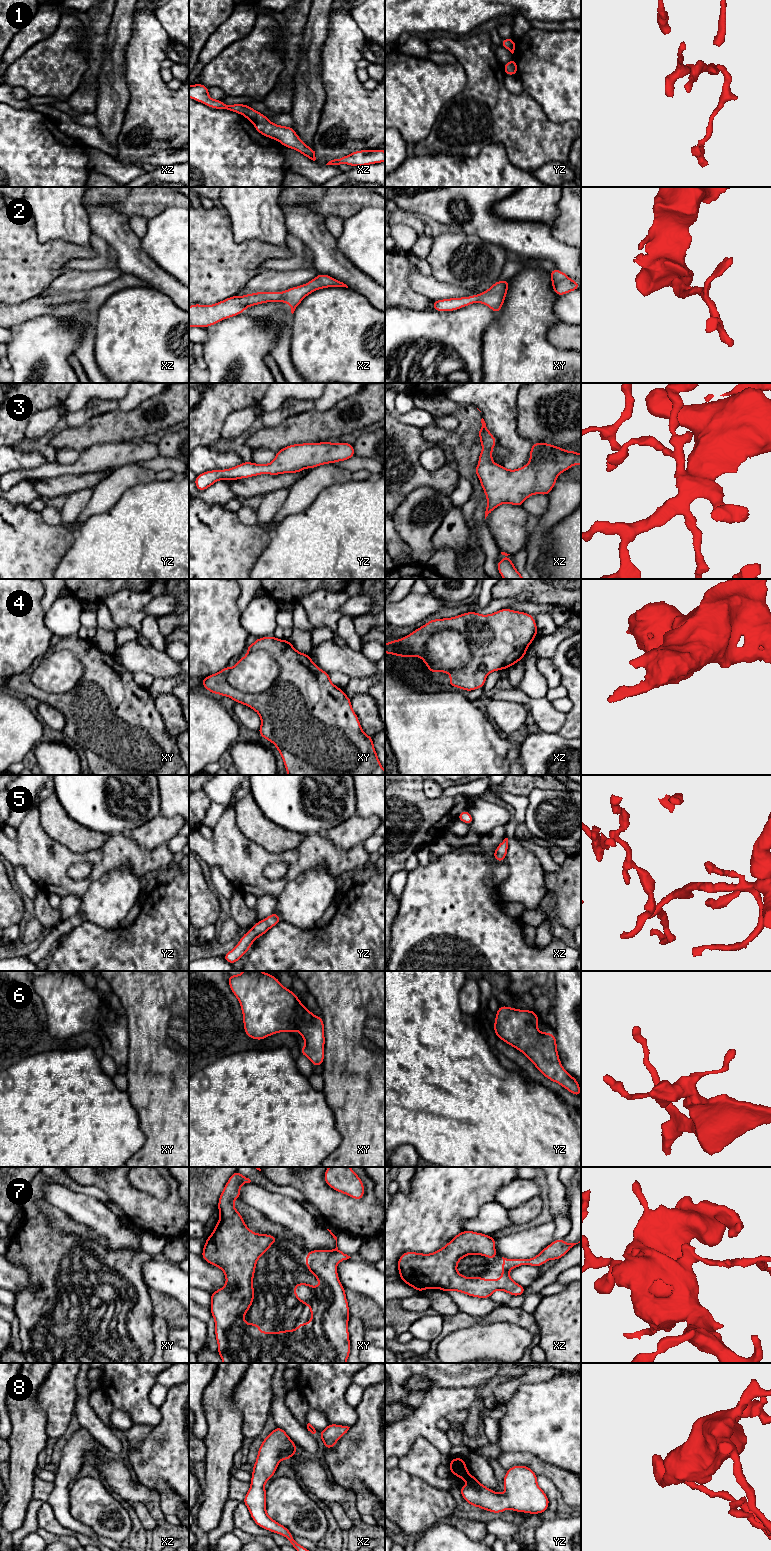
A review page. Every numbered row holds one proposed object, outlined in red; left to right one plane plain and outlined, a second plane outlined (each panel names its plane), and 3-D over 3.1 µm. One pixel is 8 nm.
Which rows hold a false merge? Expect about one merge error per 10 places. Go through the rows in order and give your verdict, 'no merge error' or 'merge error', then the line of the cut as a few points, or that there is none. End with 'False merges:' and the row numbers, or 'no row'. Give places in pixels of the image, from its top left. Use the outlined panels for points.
1: no merge error; cut none
2: no merge error; cut none
3: no merge error; cut none
4: no merge error; cut none
5: no merge error; cut none
6: no merge error; cut none
7: no merge error; cut none
8: no merge error; cut none
False merges: no row

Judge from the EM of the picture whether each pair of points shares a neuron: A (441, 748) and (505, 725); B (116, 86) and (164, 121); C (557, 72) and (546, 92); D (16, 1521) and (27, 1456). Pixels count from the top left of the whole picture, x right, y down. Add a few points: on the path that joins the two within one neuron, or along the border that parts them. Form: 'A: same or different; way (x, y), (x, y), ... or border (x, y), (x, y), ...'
A: different; border (484, 713), (499, 731)
B: different; border (123, 73), (129, 92), (129, 102), (124, 119)
C: same; way (557, 77), (557, 81), (551, 87)
D: same; way (17, 1505), (22, 1472)

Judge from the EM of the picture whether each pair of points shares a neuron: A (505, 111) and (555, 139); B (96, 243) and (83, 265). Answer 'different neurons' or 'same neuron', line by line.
A: same neuron
B: same neuron

